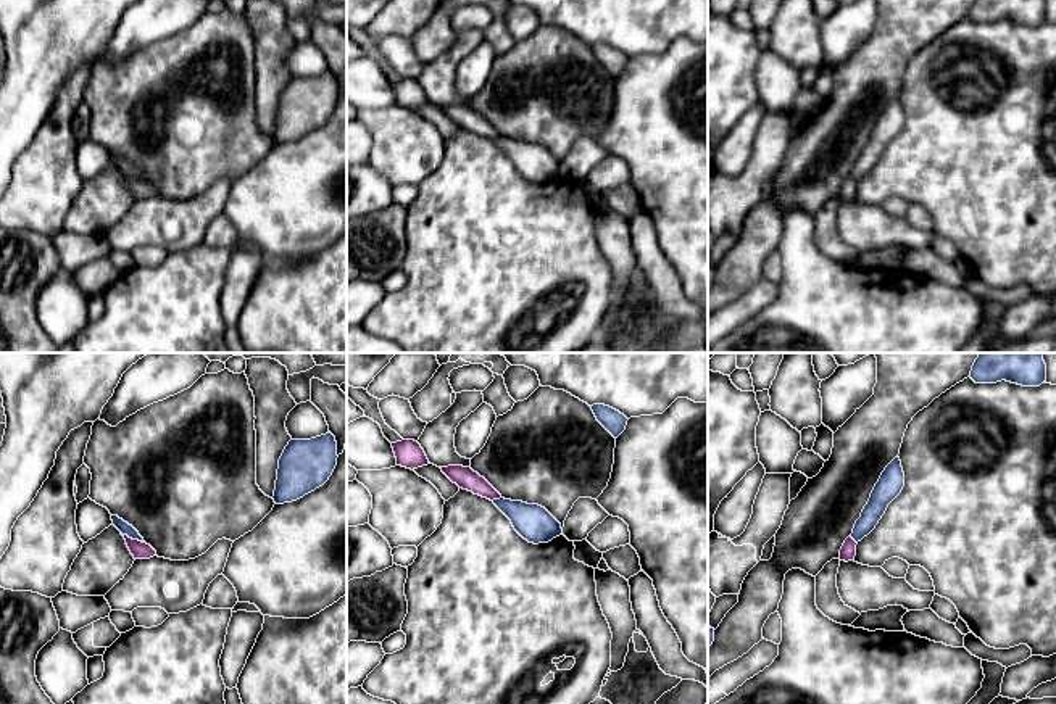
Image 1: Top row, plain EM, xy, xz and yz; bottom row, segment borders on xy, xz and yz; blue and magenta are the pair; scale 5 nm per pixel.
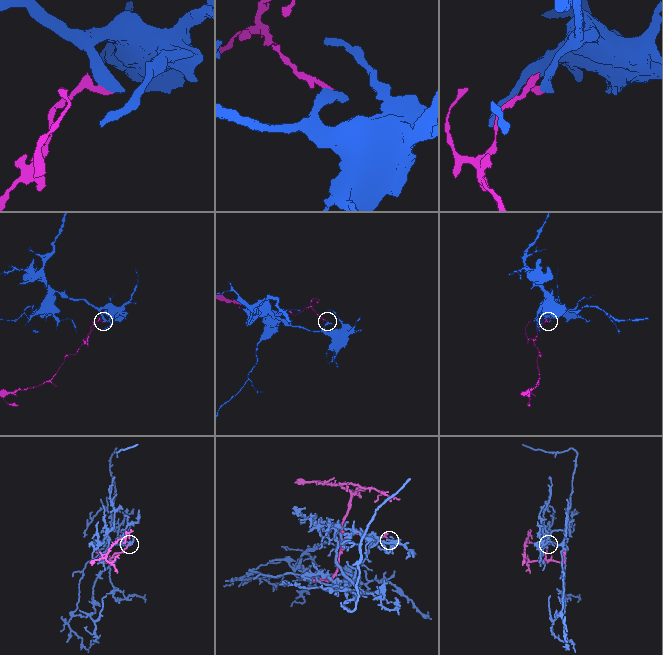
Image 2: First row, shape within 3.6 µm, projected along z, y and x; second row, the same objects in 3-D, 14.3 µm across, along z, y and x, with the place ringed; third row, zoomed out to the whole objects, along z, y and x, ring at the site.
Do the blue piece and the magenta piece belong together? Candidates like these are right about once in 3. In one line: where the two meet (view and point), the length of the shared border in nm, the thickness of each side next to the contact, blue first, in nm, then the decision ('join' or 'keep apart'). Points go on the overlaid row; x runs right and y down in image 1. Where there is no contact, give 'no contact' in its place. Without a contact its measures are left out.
contact xy (133, 538); length 130 nm; calibres 60 and 90 nm; keep apart

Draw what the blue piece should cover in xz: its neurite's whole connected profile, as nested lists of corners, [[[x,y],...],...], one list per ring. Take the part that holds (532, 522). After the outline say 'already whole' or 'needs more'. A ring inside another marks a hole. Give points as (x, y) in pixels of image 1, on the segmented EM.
[[[493,499],[511,520],[514,530],[529,543],[548,543],[563,533],[561,524],[542,506],[511,499]]]; already whole

